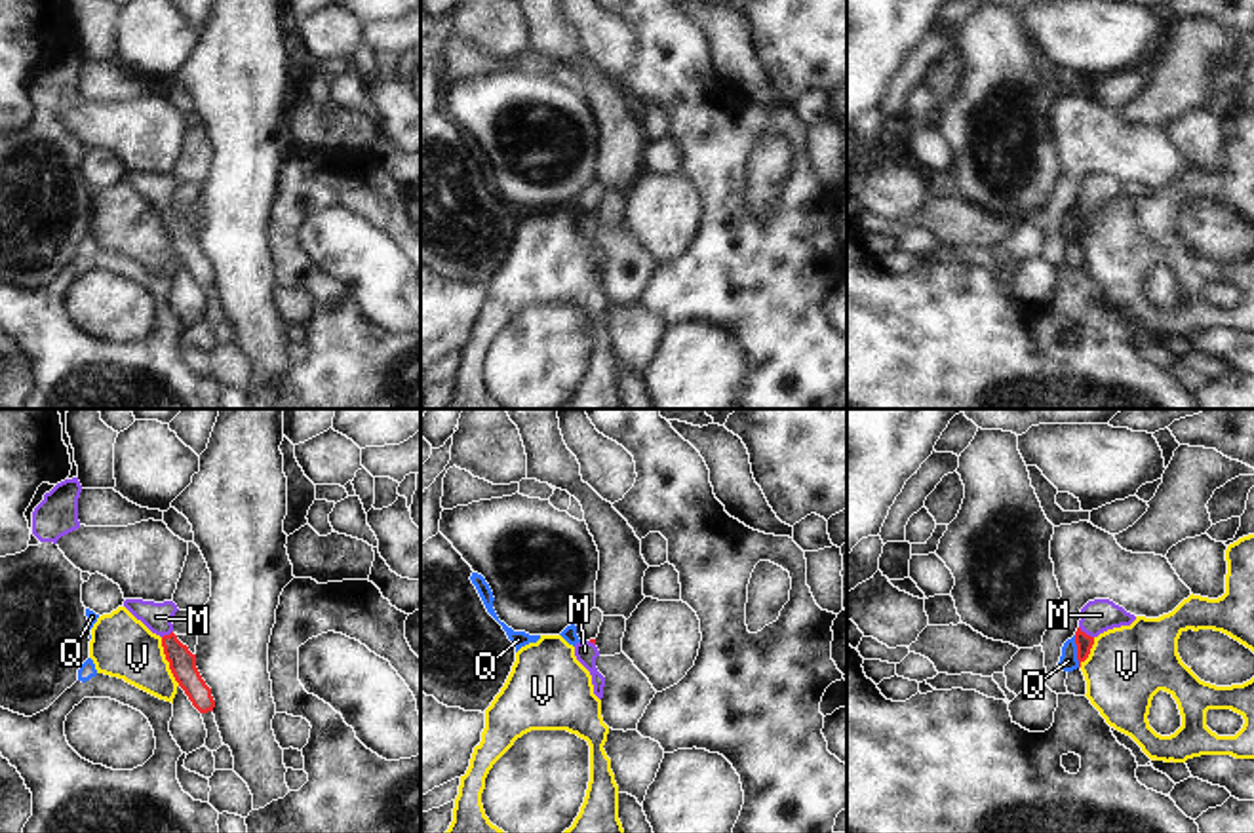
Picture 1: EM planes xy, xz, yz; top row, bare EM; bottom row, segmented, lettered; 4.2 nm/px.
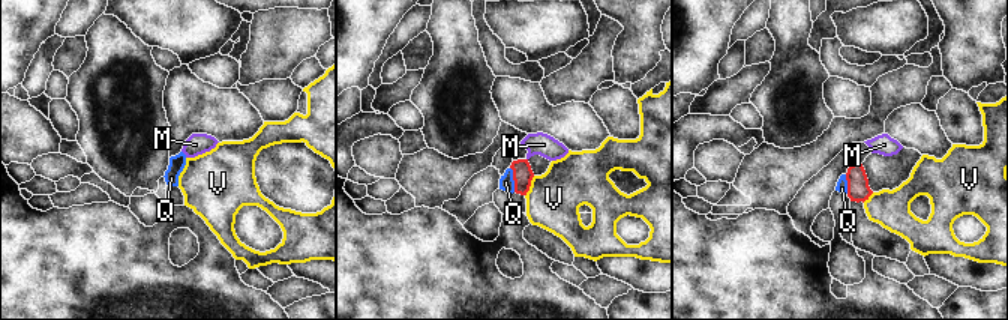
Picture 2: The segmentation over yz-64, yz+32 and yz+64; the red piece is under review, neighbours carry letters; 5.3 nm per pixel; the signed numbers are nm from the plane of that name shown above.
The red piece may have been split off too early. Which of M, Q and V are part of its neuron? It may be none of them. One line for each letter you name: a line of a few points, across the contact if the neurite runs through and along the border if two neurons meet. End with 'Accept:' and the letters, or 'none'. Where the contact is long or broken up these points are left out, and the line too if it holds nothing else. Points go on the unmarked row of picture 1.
M: Line: yz (1083, 215), (1085, 208), (1100, 189)
Accept: M

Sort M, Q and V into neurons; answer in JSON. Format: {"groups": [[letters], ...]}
{"groups": [["M"], ["Q"], ["V"]]}

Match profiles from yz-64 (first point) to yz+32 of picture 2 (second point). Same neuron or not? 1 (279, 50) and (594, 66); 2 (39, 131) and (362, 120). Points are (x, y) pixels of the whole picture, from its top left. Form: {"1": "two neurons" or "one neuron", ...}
{"1": "one neuron", "2": "two neurons"}

